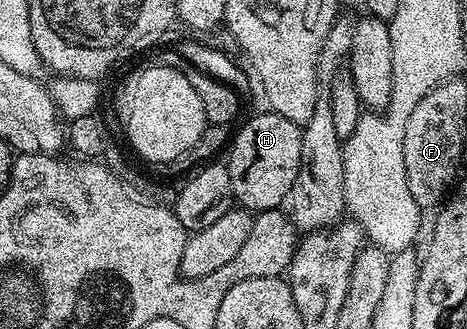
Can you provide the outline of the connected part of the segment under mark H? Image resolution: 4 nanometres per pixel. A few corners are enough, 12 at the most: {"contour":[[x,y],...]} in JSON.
{"contour":[[252,116],[225,160],[234,202],[281,208],[300,173],[302,127]]}

